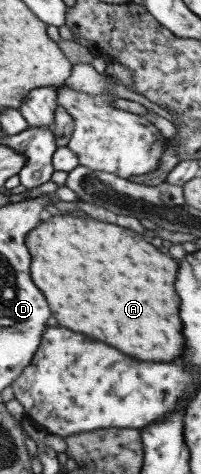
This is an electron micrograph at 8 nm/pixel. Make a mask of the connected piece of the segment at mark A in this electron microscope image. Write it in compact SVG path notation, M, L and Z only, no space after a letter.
M54 215L47 218L47 221L40 220L39 223L30 229L25 234L25 245L27 251L30 252L30 278L32 282L38 286L38 290L44 294L48 306L50 306L50 312L54 316L54 320L58 322L58 326L62 328L68 328L68 330L74 330L74 332L80 332L80 334L88 334L100 342L106 342L110 346L114 346L116 350L120 350L122 354L128 354L132 358L138 358L138 360L150 360L150 362L168 362L170 360L176 360L182 352L182 334L180 334L180 320L178 320L178 296L172 288L172 282L174 282L174 274L176 274L176 262L166 258L164 254L160 254L152 244L144 242L140 234L132 232L132 230L126 230L126 228L120 228L116 224L106 224L106 222L98 222L98 220L92 220L92 217L78 217L72 215Z

